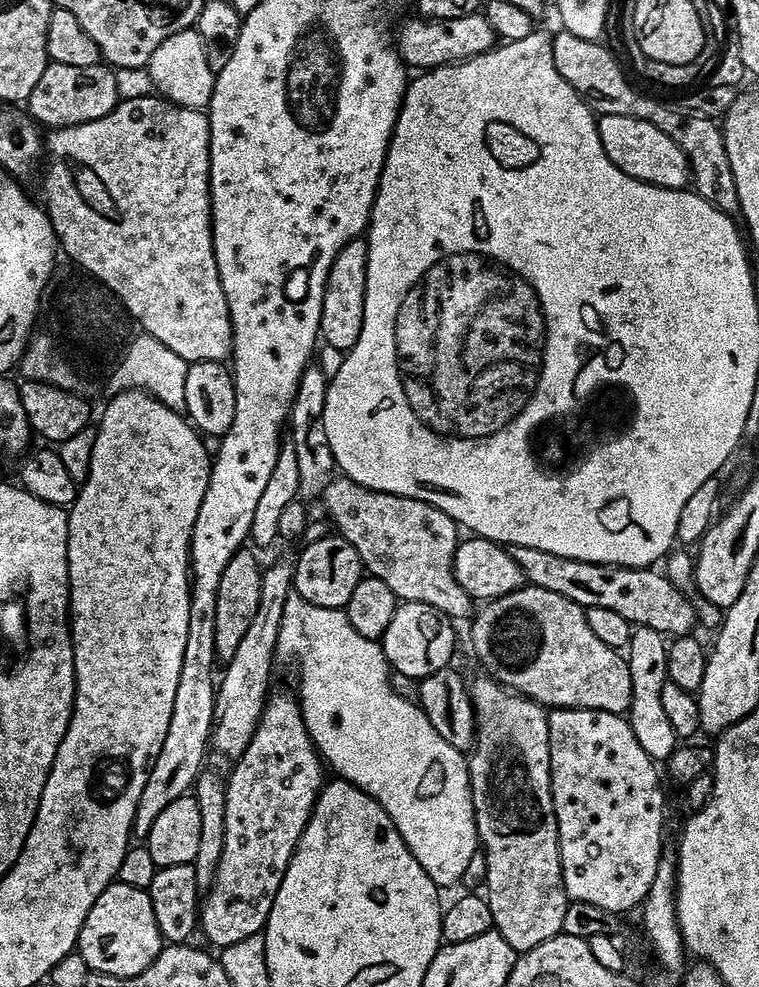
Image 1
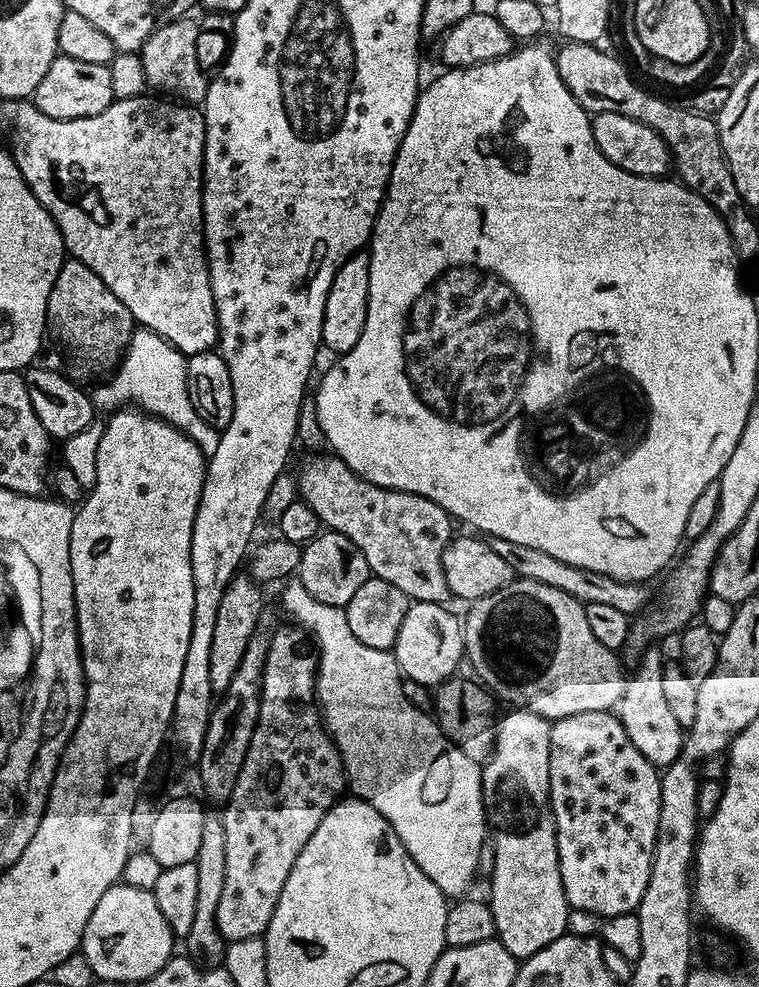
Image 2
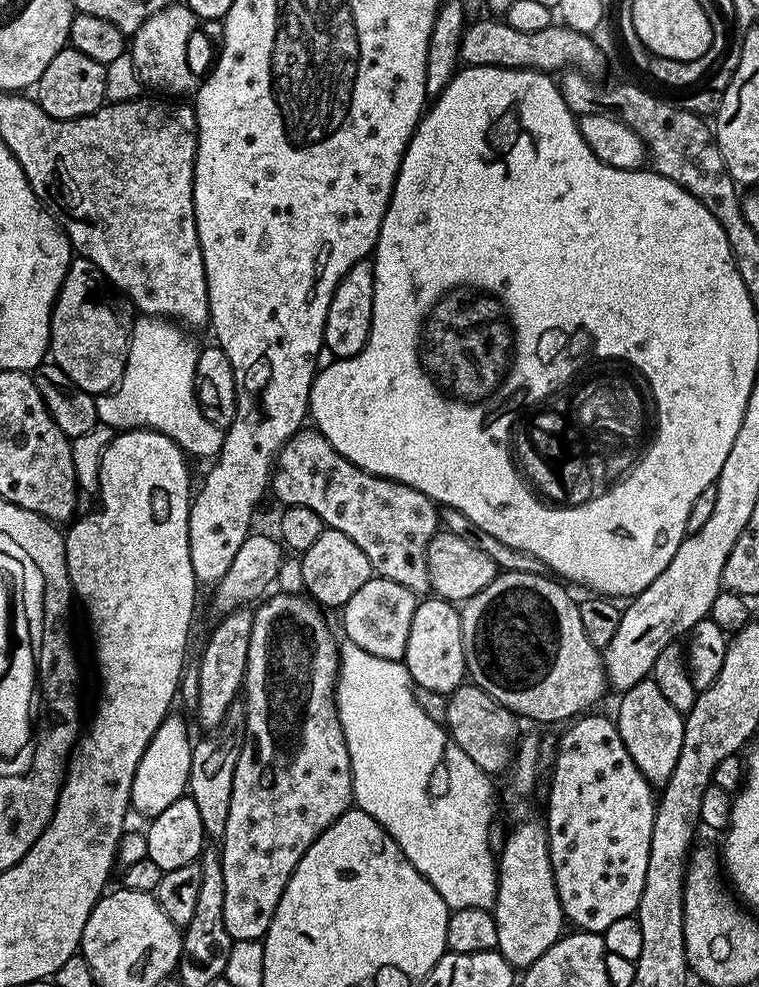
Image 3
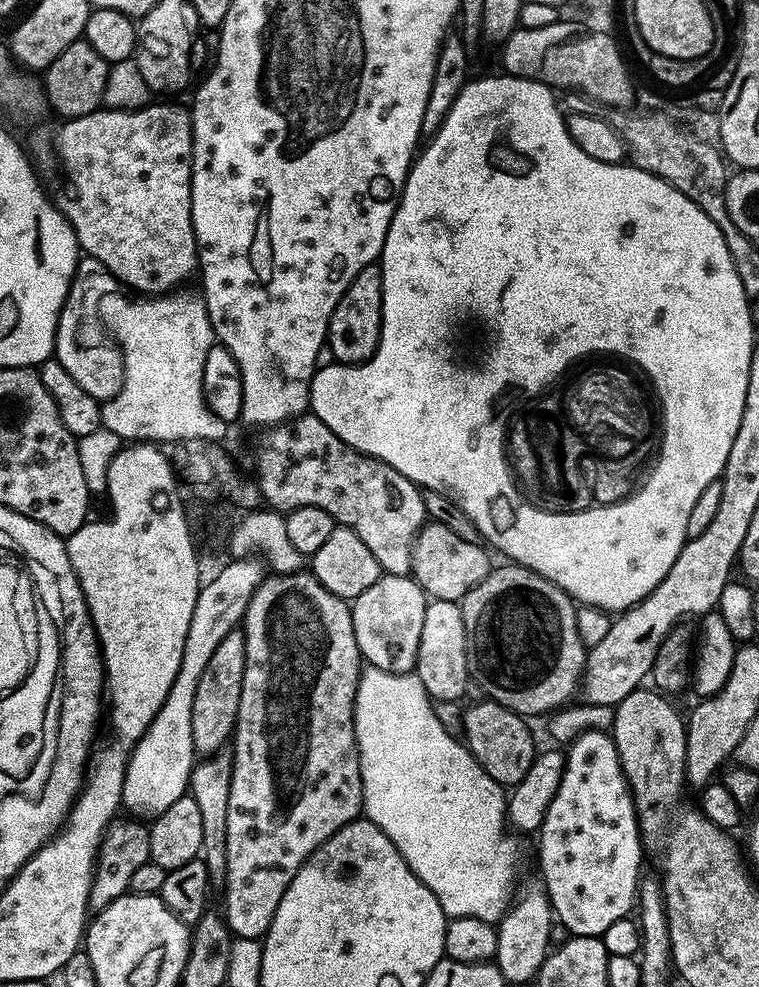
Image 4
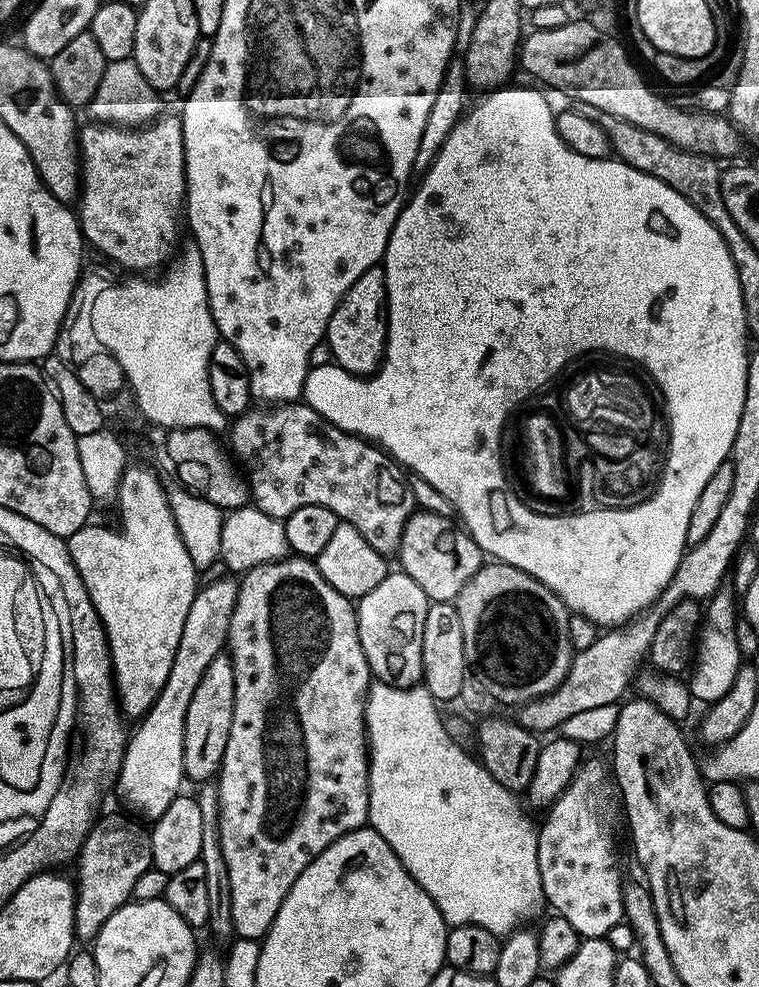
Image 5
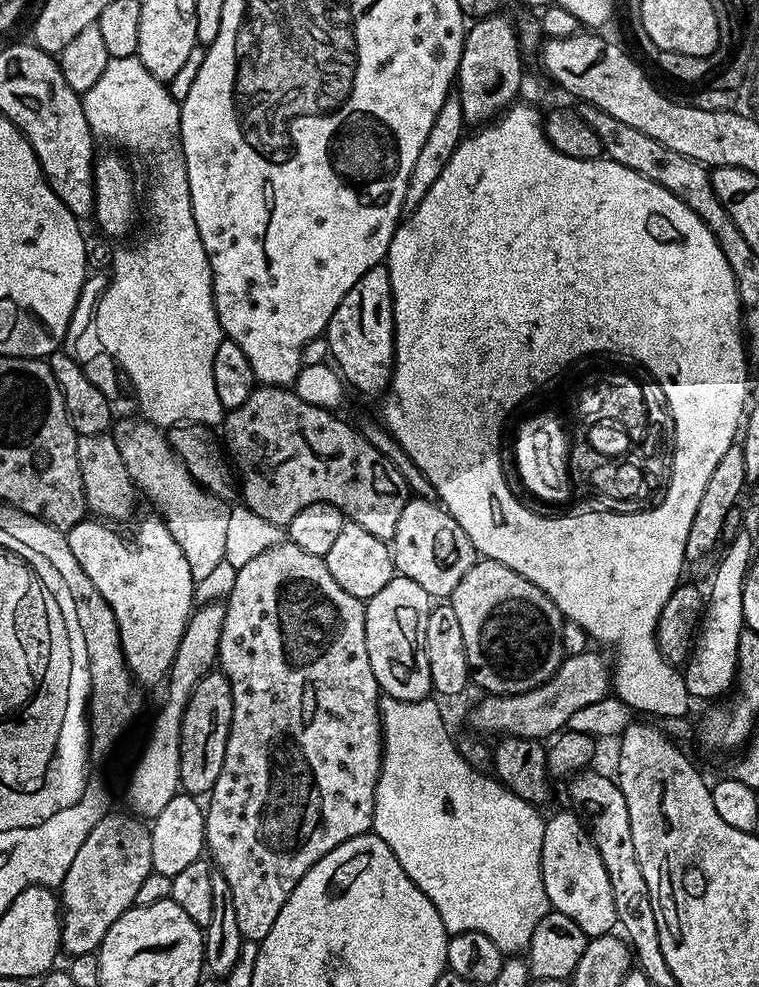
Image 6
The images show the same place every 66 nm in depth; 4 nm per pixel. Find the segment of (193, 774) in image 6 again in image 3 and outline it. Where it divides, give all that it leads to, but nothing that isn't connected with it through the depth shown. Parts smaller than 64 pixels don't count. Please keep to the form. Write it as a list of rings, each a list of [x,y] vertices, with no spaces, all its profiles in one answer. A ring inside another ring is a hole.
[[[243,606],[219,617],[204,644],[204,653],[198,661],[198,702],[194,709],[194,715],[200,719],[204,730],[217,728],[222,718],[226,718],[226,710],[230,710],[230,706],[237,703],[241,695],[250,654],[252,613],[251,607]]]

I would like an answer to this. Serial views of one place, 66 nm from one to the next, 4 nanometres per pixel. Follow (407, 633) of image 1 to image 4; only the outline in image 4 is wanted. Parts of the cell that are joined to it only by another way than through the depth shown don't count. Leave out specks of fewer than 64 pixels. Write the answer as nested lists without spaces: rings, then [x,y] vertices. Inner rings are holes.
[[[429,599],[426,618],[422,618],[422,634],[418,642],[414,675],[420,679],[433,701],[459,701],[462,697],[460,695],[470,685],[466,658],[466,622],[462,622],[462,610],[457,601]]]

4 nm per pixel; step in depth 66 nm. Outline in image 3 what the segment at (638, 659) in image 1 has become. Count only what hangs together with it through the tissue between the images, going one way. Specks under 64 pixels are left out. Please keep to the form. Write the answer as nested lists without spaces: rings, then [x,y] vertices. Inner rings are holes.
[[[651,678],[638,682],[628,692],[619,697],[620,709],[614,713],[616,729],[622,734],[622,742],[626,742],[626,750],[630,750],[630,758],[634,758],[634,766],[642,770],[649,784],[662,786],[674,774],[674,766],[678,762],[678,753],[682,751],[682,734],[684,733],[684,716],[666,702],[662,690]]]

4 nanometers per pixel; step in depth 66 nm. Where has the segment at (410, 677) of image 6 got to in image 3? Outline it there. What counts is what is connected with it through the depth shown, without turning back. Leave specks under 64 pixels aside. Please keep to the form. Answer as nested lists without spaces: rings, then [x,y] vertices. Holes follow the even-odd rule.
[[[379,578],[368,580],[342,609],[347,643],[366,650],[366,654],[374,654],[374,658],[403,661],[417,603],[417,593],[406,590],[406,586],[398,586],[398,582]]]

